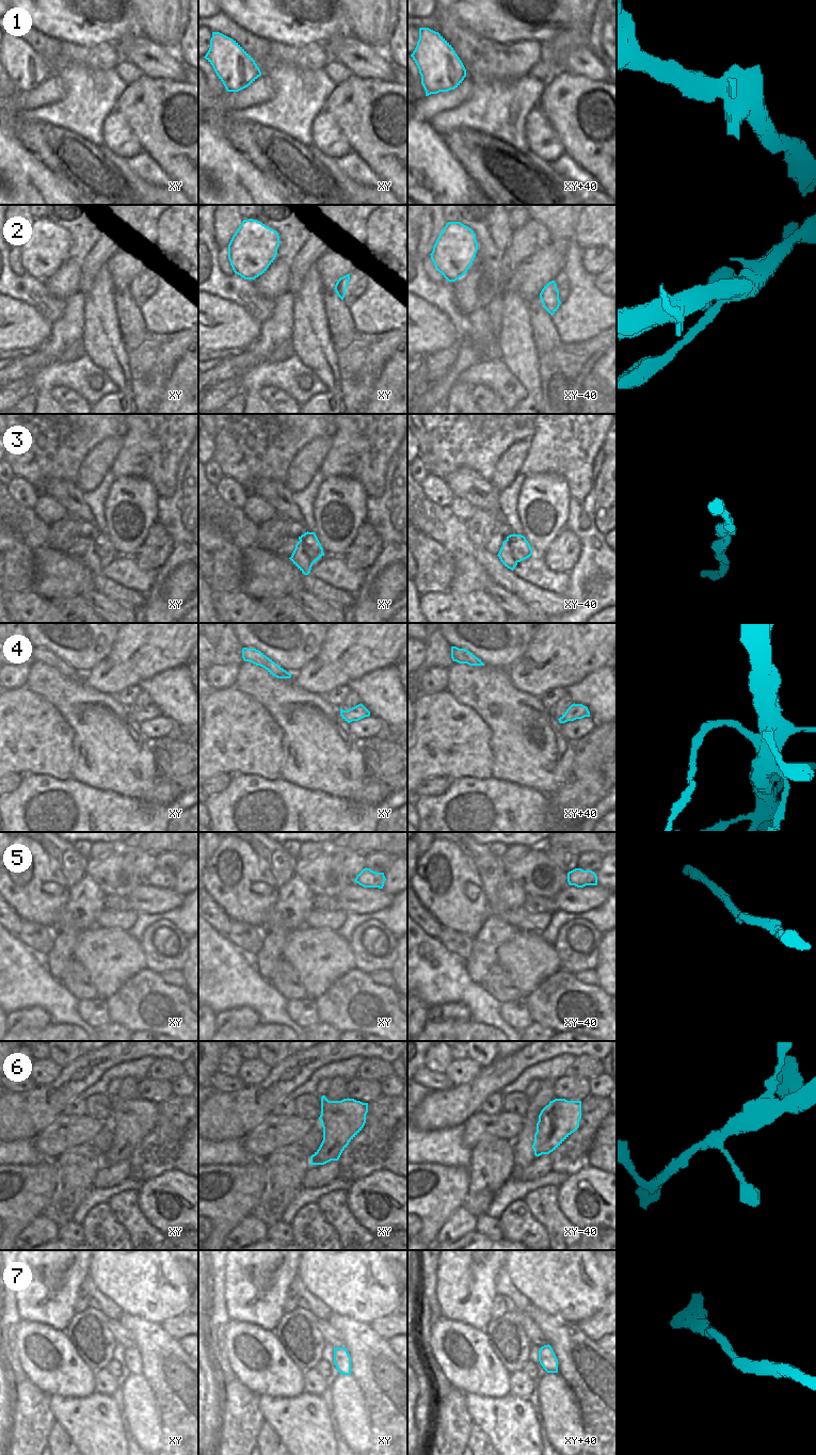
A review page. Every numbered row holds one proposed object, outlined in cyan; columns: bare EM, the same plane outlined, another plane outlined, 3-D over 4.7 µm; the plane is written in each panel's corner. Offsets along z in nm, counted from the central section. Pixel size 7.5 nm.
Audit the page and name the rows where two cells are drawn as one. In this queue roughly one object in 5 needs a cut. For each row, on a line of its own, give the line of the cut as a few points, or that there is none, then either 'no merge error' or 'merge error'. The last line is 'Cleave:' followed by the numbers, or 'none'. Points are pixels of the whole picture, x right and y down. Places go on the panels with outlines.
1: cut none; no merge error
2: cut none; no merge error
3: cut none; no merge error
4: cut xy+40 (571, 705), (577, 718); merge error
5: cut none; no merge error
6: cut none; no merge error
7: cut none; no merge error
Cleave: 4

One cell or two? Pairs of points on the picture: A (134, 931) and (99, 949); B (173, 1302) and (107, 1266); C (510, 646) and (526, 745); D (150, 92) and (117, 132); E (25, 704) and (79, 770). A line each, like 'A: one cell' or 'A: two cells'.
A: two cells
B: one cell
C: two cells
D: two cells
E: two cells

